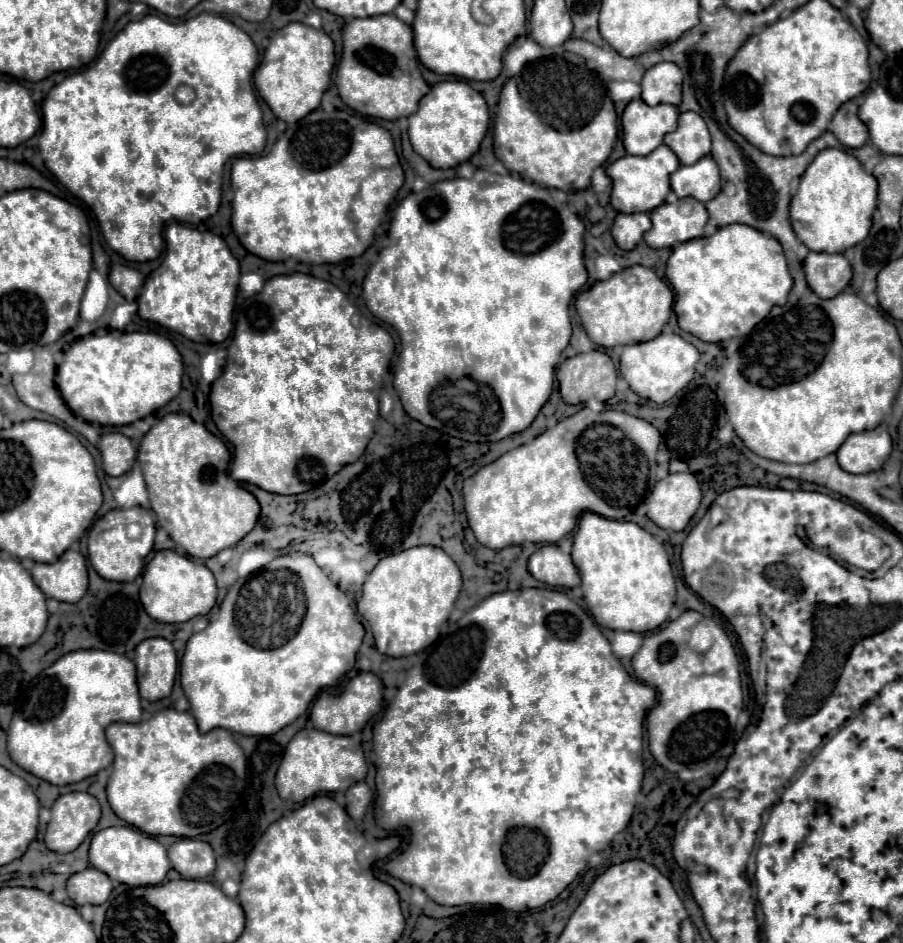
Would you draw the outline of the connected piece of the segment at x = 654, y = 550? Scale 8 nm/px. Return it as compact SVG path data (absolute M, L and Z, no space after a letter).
M584 513L574 535L572 561L582 579L584 601L598 625L648 633L668 621L676 597L676 581L664 545L636 523L612 521Z

